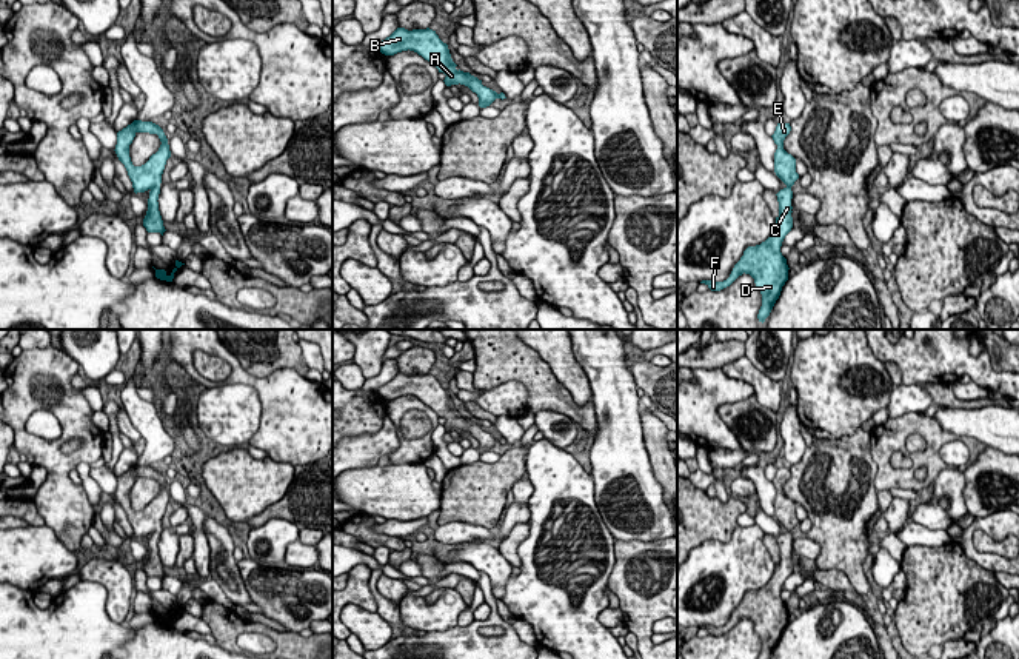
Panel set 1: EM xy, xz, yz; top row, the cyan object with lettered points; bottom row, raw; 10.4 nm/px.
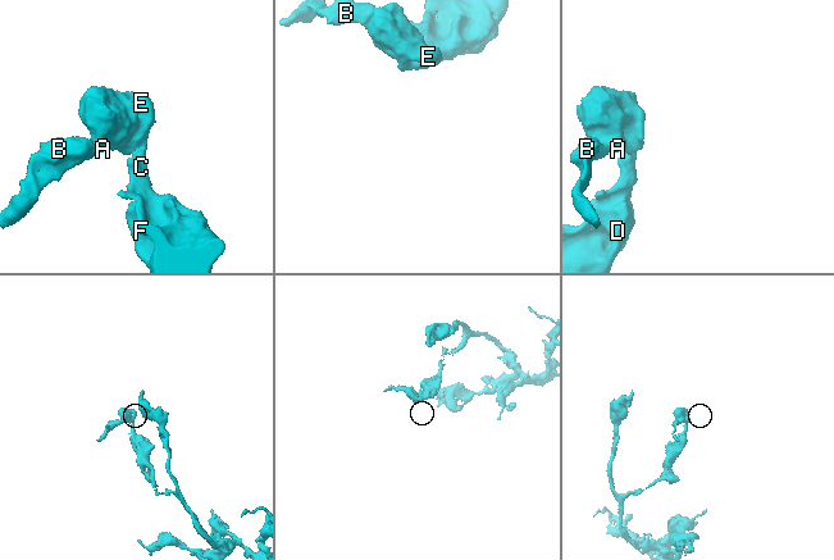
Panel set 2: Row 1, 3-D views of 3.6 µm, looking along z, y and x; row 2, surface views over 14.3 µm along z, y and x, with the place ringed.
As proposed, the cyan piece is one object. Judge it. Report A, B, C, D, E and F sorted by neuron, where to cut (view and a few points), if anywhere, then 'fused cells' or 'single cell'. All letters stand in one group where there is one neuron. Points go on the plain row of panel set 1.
A B C D E F; no cut; single cell

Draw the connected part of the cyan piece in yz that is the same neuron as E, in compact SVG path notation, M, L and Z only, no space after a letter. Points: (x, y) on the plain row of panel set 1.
M777 468L771 480L777 494L774 497L774 517L787 530L777 540L779 560L770 582L756 591L748 591L740 605L734 610L730 622L723 627L702 625L711 636L720 636L730 631L739 621L750 619L762 639L759 659L770 659L780 641L782 631L788 625L787 604L780 597L785 580L793 573L791 562L791 531L799 524L796 517L796 503L783 494L783 485L790 479L790 468Z

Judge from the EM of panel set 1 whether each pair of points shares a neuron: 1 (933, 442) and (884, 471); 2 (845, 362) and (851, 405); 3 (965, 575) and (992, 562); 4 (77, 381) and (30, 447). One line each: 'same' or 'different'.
1: same
2: same
3: different
4: different

